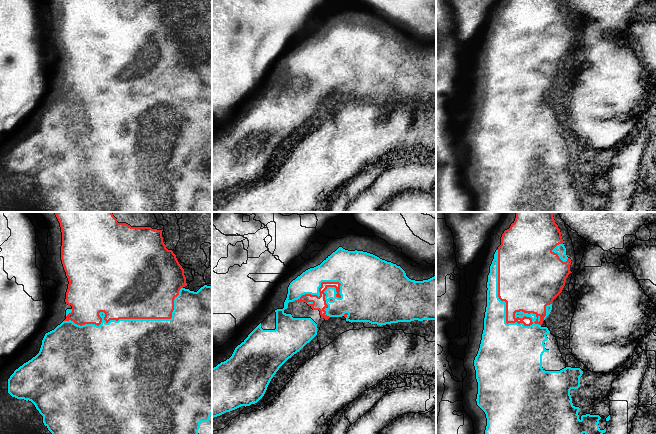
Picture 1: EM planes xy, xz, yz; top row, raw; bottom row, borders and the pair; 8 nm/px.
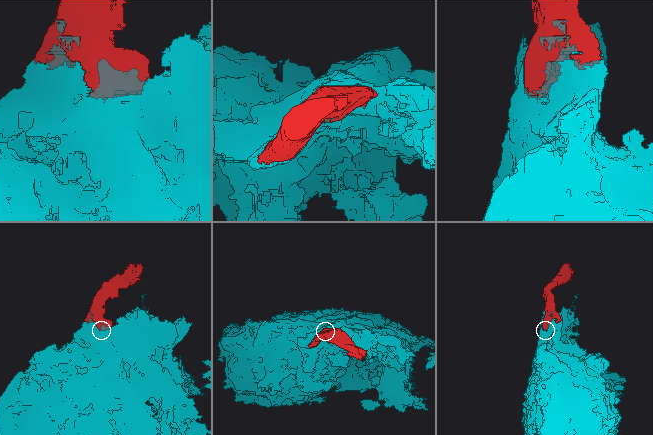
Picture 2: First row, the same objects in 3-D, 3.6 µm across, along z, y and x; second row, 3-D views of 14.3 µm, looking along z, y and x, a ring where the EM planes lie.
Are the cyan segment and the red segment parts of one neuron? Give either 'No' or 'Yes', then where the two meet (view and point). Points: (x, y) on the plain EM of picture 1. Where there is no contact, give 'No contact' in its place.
Yes. Touches cyan at yz (505, 78)

